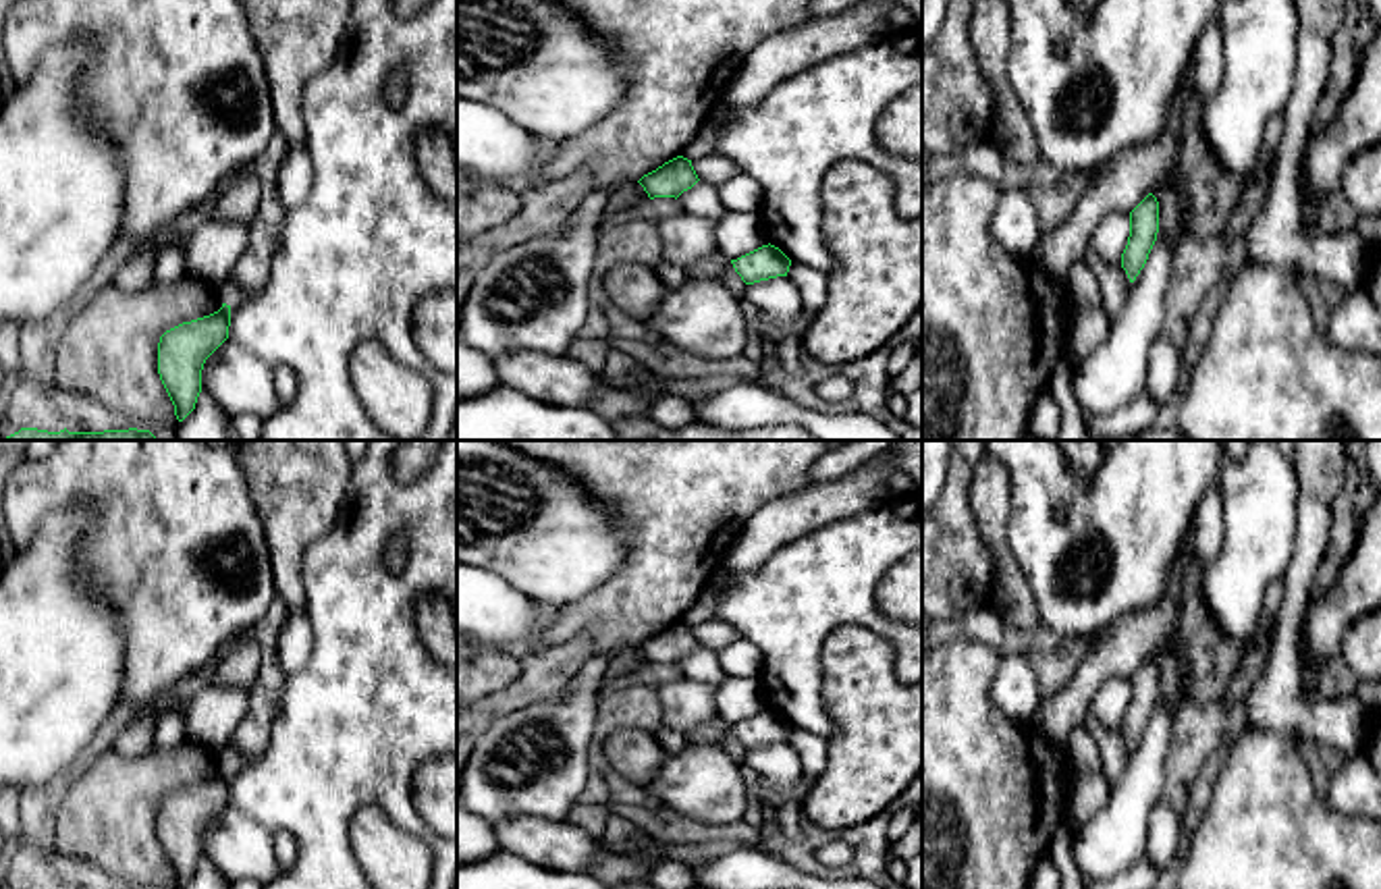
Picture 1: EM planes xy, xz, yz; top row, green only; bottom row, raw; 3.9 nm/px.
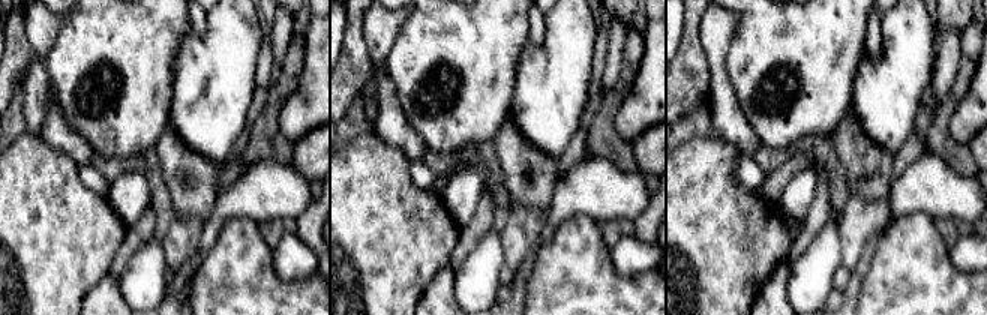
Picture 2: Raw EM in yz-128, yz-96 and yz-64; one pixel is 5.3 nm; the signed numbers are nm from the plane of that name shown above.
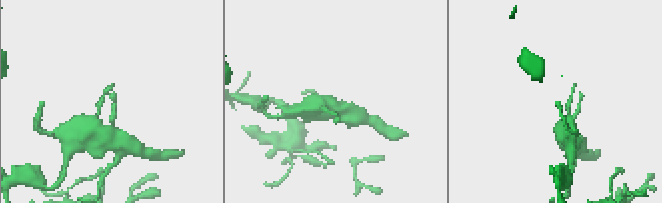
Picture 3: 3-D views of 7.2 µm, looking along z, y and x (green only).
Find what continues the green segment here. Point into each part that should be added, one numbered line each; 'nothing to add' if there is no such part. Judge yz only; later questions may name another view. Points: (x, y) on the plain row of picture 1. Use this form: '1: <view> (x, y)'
nothing to add

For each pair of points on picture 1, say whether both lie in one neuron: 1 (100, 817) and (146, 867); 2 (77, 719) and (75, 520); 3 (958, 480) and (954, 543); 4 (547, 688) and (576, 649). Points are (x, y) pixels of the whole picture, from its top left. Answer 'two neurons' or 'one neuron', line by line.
1: one neuron
2: one neuron
3: one neuron
4: one neuron

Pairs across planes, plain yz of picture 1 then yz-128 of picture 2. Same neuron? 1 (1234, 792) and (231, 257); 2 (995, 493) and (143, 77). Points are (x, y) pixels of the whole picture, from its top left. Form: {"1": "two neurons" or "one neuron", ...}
{"1": "one neuron", "2": "two neurons"}

